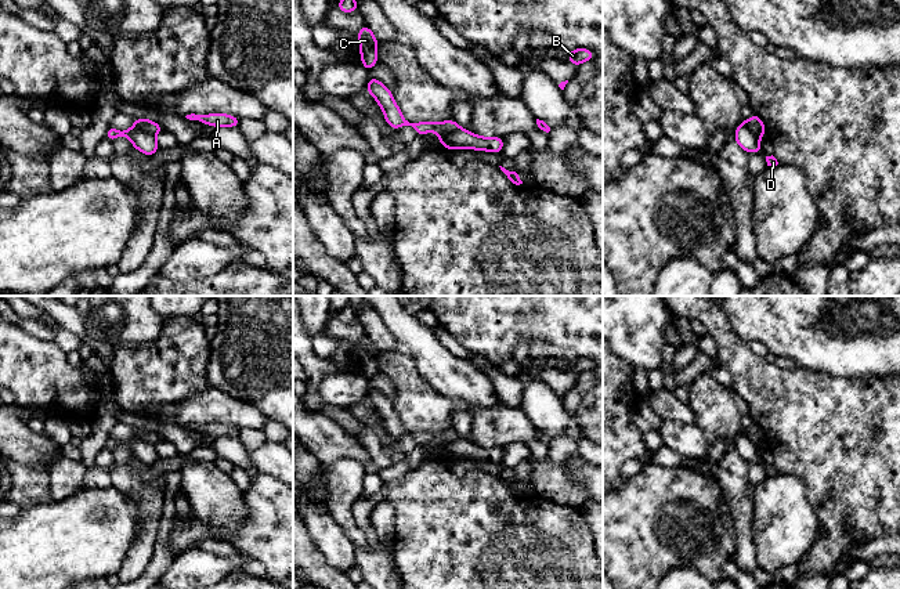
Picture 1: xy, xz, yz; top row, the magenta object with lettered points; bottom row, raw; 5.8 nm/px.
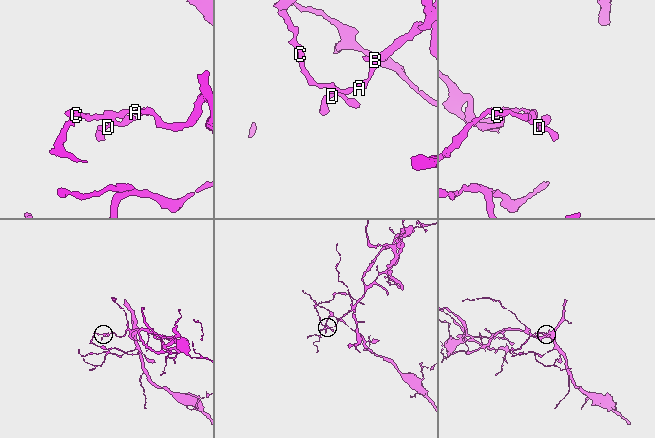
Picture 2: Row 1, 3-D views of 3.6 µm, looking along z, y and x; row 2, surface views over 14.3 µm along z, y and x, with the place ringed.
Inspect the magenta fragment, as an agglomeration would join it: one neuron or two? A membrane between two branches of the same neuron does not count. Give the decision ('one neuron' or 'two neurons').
two neurons

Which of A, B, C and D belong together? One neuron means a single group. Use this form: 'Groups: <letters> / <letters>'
Groups: A B / C D

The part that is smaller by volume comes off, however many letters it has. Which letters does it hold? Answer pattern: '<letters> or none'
C, D

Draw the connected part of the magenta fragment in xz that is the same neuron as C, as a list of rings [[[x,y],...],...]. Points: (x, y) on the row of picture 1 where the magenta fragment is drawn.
[[[365,24],[358,32],[361,65],[369,72],[377,64],[377,40]]]

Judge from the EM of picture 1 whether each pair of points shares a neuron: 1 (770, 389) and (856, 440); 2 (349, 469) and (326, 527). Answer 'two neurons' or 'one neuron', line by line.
1: one neuron
2: two neurons

